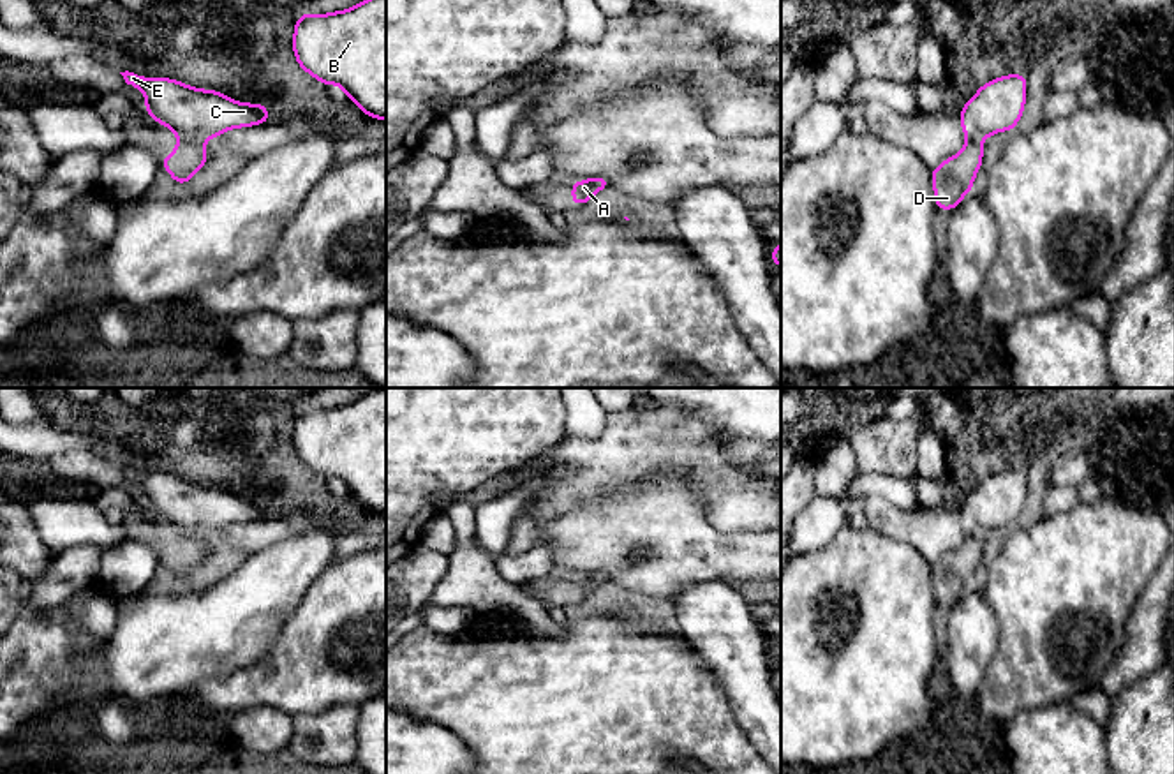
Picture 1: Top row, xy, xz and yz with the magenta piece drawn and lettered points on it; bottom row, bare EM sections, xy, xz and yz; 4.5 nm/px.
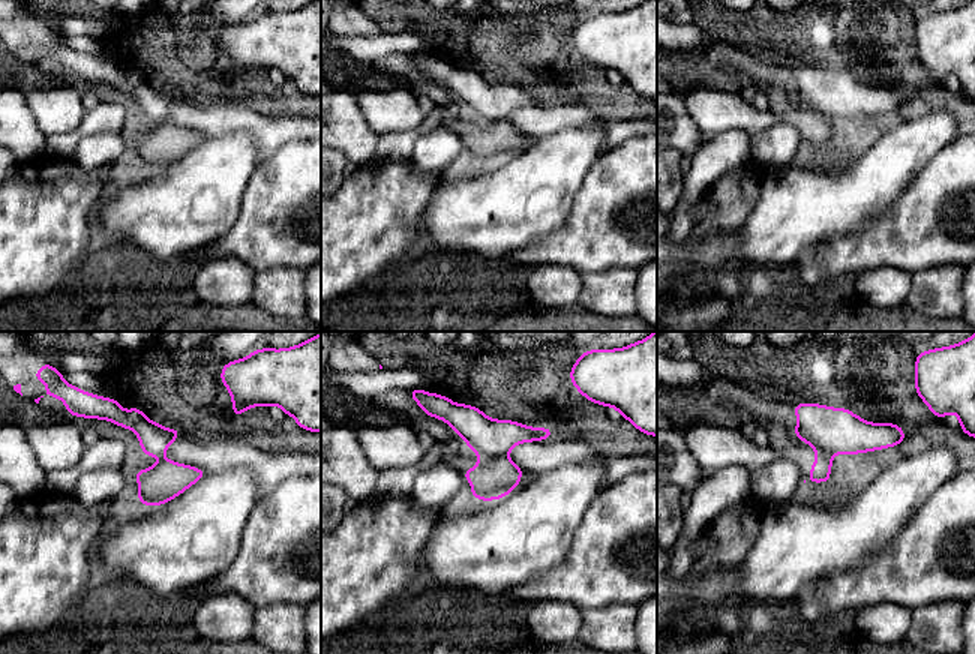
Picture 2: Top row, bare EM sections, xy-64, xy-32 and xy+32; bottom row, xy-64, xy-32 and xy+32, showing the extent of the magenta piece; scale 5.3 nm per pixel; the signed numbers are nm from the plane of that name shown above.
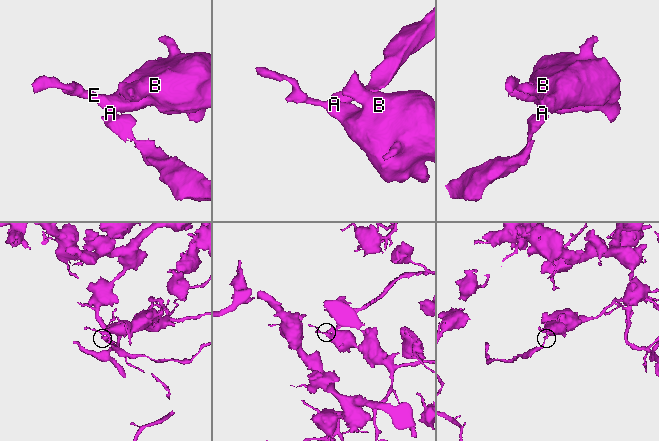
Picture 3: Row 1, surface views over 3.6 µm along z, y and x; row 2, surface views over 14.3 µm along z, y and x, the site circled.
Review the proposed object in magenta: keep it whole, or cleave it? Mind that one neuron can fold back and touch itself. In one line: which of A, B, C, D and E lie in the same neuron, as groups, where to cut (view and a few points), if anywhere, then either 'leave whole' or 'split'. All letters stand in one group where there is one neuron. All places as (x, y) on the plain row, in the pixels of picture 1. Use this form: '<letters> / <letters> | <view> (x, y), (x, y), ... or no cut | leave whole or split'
A D / B C E | xy (178, 533), (203, 536) | split

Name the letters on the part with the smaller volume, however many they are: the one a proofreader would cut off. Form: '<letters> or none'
A, D

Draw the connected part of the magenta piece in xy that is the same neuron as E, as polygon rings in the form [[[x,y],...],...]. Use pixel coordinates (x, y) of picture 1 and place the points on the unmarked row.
[[[120,467],[145,488],[145,506],[178,534],[208,536],[222,527],[270,517],[266,499],[238,497],[217,485],[194,483],[171,473]]]

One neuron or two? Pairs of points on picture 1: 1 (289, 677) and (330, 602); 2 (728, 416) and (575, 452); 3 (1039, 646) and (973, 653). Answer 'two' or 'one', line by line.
1: one
2: two
3: two

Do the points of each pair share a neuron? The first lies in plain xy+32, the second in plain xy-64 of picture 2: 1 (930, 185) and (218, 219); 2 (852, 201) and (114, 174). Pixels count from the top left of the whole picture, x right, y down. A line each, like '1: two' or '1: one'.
1: two
2: two

